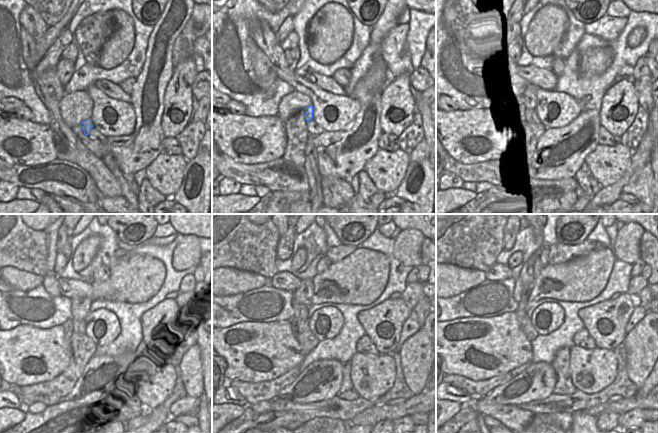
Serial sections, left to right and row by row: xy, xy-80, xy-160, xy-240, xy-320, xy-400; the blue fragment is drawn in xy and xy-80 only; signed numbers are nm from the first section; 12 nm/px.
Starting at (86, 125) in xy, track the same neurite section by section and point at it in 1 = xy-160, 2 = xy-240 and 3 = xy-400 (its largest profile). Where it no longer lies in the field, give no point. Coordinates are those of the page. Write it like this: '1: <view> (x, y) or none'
1: xy-160 (528, 99)
2: xy-240 (80, 306)
3: xy-400 (526, 276)

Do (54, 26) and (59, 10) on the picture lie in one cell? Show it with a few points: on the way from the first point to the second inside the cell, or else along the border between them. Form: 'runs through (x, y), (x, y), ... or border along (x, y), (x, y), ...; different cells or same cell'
runs through (57, 22), (57, 14); same cell

